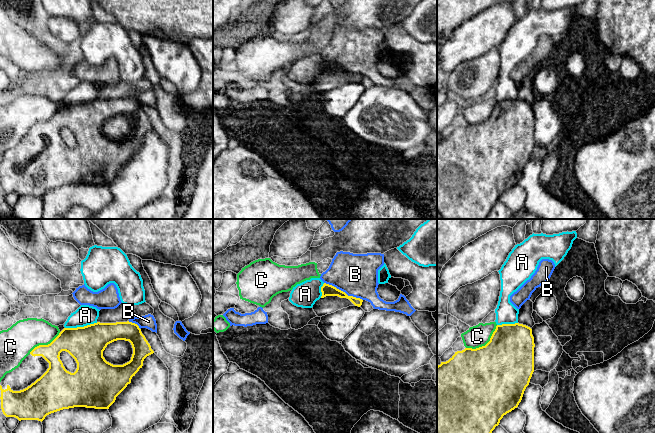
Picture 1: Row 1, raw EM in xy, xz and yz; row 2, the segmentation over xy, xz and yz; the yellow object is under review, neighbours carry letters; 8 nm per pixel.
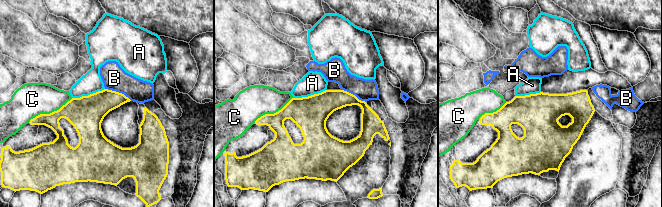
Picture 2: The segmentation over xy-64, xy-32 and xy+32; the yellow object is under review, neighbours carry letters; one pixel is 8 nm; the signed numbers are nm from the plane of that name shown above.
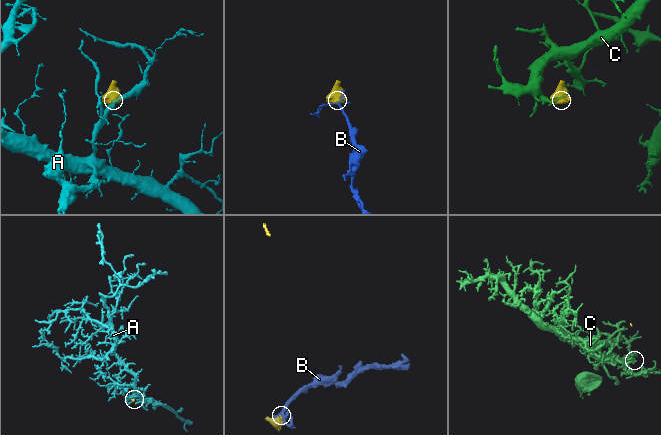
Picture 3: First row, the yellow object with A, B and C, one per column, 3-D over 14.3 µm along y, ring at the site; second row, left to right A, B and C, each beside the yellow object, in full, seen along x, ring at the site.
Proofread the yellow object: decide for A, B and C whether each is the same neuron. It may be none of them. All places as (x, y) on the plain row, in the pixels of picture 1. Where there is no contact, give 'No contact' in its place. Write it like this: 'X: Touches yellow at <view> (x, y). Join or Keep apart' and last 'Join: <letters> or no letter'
A: Touches yellow at xy (81, 103). Join
B: Touches yellow at xz (342, 67). Keep apart
C: Touches yellow at yz (486, 120). Keep apart
Join: A

